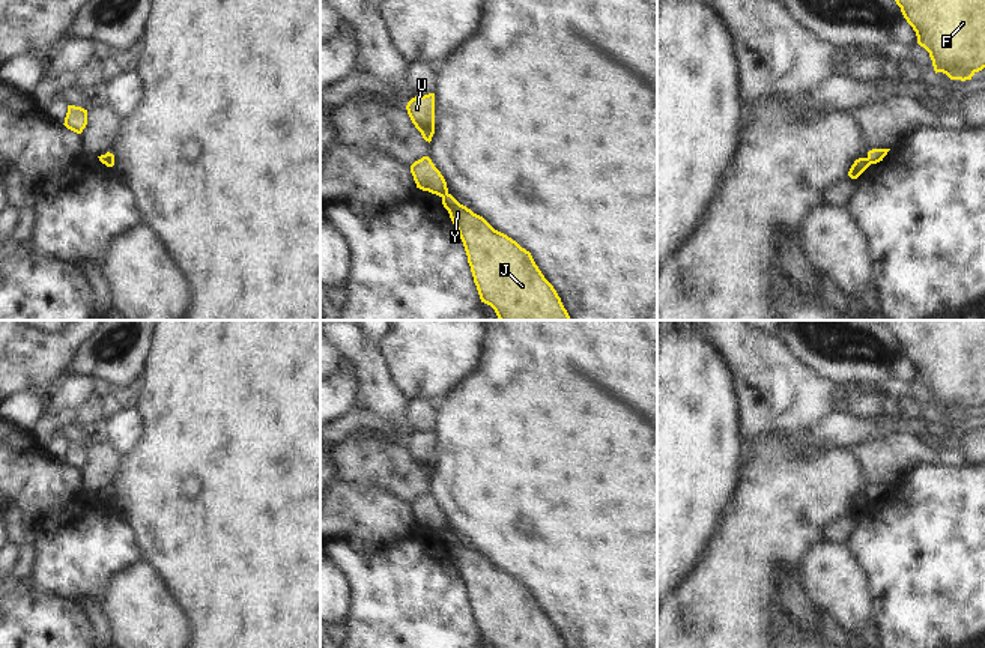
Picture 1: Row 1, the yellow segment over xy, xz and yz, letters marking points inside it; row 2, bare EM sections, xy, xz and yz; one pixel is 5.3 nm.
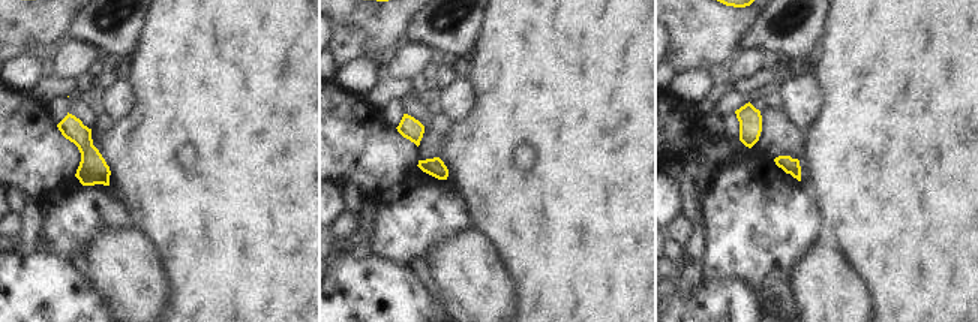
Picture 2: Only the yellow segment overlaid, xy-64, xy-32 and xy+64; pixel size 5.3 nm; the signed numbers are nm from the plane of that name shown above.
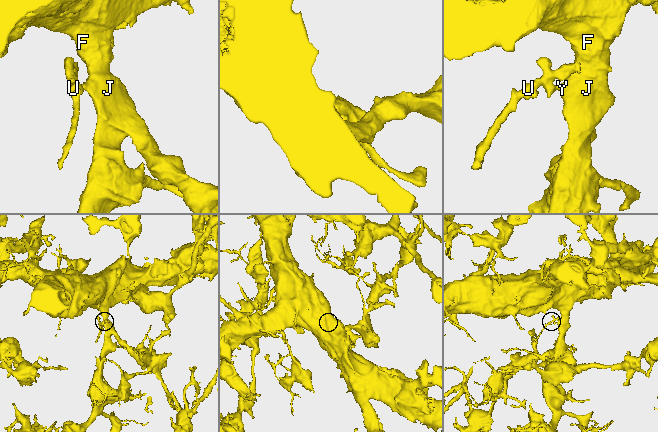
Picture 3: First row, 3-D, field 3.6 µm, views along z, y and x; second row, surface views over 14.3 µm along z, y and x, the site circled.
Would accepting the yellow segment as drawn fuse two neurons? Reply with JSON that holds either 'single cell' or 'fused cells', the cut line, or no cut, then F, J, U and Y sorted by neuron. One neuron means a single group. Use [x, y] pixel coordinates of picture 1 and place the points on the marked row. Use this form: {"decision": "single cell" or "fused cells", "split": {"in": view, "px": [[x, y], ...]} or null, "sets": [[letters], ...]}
{"decision": "fused cells", "split": {"in": "xz", "px": [[447, 193], [442, 197]]}, "sets": [["F", "J", "Y"], ["U"]]}

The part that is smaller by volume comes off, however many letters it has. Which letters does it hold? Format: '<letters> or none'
U

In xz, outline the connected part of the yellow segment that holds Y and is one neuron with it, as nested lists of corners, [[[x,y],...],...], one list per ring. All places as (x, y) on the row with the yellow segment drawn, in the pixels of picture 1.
[[[451,194],[442,197],[442,204],[463,242],[480,299],[495,310],[499,320],[571,320],[556,290],[544,278],[529,251],[495,230]]]

